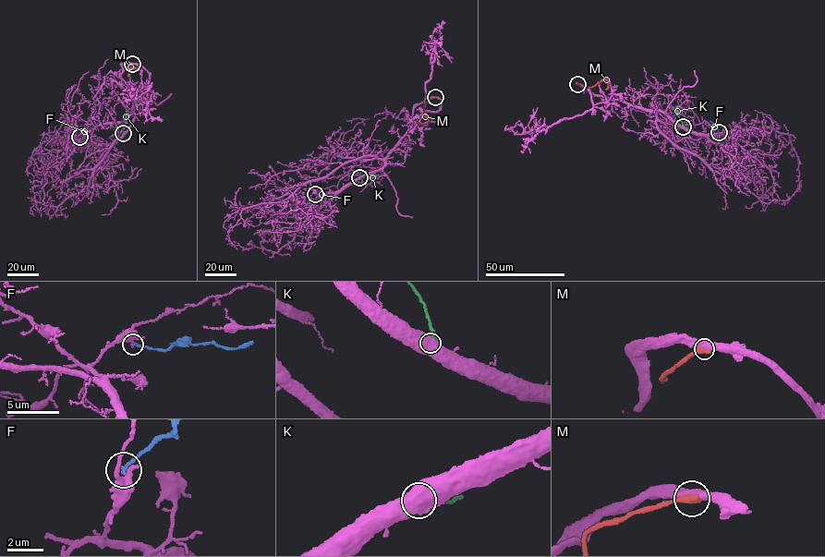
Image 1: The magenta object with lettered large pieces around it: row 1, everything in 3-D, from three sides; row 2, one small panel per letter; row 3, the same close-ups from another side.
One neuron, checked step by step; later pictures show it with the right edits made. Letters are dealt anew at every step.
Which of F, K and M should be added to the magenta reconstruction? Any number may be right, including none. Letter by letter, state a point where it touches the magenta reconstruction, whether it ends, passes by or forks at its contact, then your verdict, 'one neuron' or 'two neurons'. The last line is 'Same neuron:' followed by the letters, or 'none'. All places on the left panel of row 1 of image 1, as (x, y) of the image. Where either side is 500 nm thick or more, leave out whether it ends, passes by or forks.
F: contact (79, 137); it ends; two neurons
K: contact (123, 133); two neurons
M: contact (132, 64); two neurons
Same neuron: none

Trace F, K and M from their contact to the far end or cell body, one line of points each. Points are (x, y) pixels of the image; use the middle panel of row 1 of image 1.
F: (315, 195), (333, 194)
K: (359, 177), (379, 175)
M: (435, 97), (426, 100), (424, 105), (429, 123), (422, 125), (417, 119)

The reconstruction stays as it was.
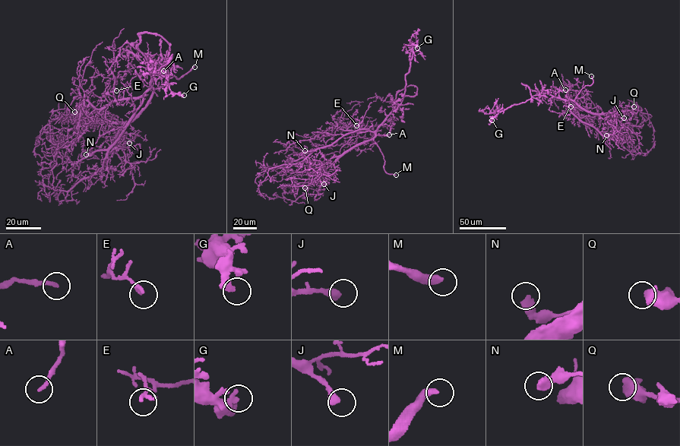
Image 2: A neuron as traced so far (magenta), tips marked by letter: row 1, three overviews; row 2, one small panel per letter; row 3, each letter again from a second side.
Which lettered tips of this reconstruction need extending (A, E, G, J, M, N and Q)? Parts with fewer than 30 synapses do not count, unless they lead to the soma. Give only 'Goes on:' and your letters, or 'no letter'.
Goes on: A, J, M

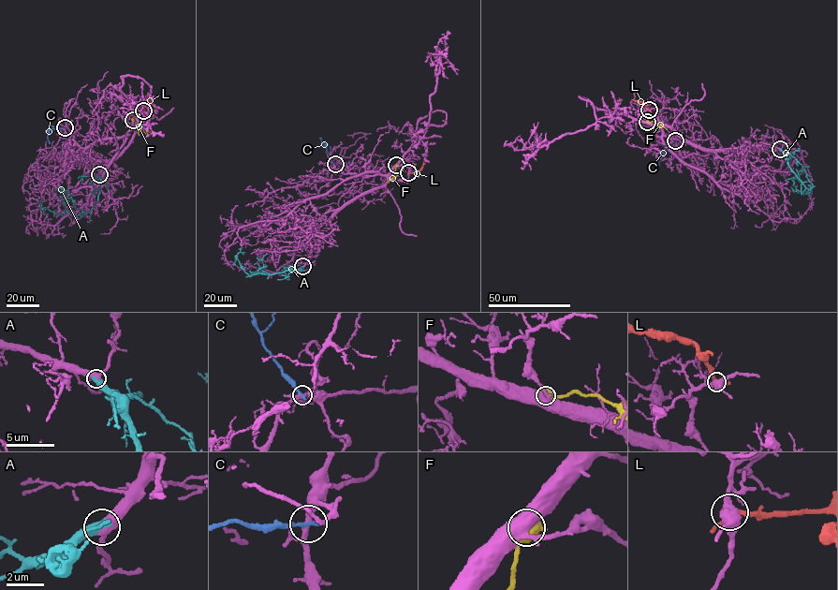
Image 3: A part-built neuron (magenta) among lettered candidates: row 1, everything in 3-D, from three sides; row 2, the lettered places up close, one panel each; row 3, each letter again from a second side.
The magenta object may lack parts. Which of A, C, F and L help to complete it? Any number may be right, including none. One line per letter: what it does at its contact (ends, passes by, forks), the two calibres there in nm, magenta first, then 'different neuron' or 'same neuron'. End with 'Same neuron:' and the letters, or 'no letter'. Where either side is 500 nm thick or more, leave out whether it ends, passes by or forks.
A: 440/600 nm | same neuron
C: it ends | 240/240 nm | different neuron
F: 850/650 nm | different neuron
L: 500/280 nm | different neuron
Same neuron: A

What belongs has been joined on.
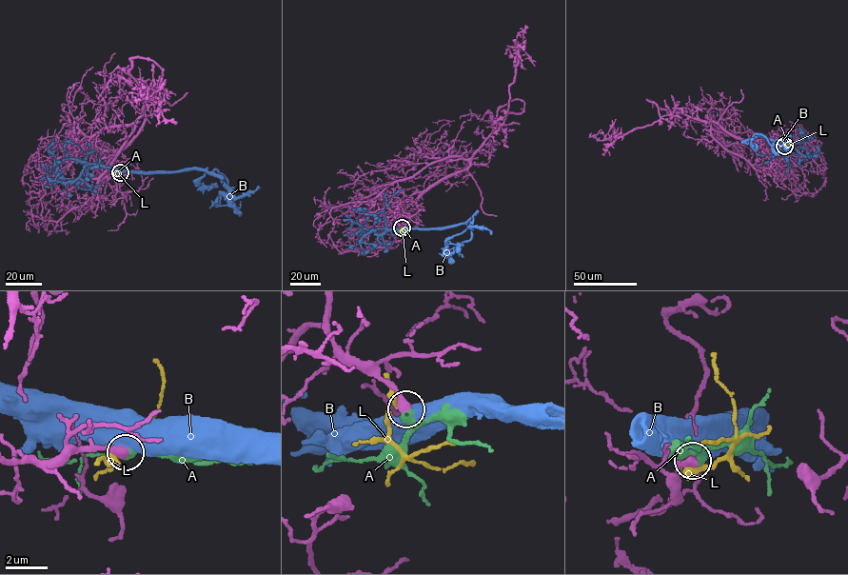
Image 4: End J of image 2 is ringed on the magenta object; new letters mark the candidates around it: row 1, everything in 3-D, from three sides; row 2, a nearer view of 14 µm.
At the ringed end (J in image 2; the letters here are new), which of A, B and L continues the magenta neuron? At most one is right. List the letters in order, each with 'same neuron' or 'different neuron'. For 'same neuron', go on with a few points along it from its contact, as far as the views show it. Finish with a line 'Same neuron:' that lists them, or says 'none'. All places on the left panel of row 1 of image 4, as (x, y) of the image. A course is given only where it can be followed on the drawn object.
A: same neuron
B: different neuron
L: different neuron
Same neuron: A

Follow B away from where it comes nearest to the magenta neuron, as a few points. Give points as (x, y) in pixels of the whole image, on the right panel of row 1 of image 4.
B: (784, 146), (753, 136), (762, 134), (776, 152), (781, 144)

